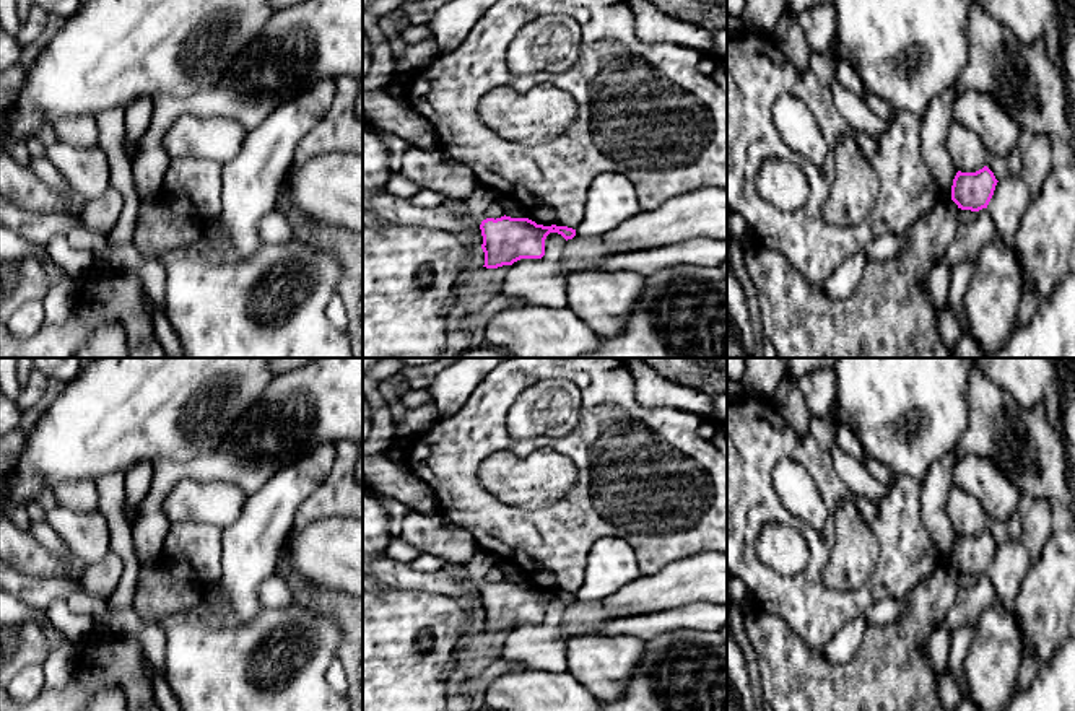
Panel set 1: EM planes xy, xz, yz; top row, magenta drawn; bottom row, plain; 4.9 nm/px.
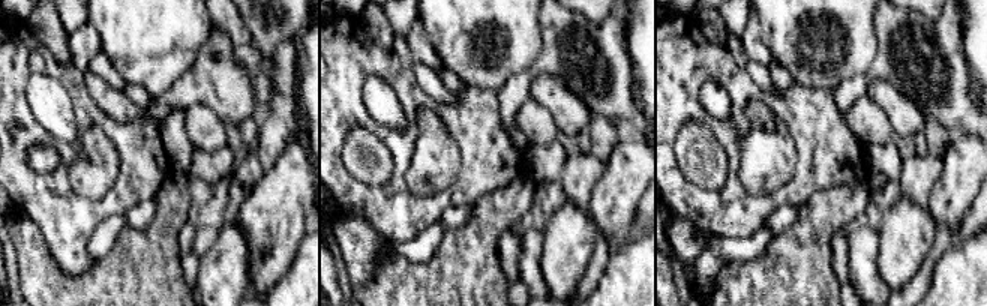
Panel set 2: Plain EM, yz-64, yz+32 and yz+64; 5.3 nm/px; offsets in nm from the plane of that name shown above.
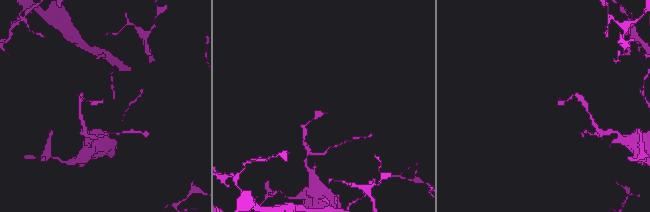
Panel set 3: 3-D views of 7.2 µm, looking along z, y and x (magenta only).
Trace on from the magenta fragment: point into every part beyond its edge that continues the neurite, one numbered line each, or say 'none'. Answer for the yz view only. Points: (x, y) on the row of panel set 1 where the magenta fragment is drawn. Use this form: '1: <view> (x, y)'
none

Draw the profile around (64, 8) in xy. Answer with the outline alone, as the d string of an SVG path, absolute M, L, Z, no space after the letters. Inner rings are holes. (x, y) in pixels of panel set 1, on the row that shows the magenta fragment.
M34 0L34 3L47 15L67 20L78 10L81 0Z

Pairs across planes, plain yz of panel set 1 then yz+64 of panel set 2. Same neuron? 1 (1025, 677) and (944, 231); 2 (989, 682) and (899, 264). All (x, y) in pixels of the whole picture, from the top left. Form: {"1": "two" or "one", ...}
{"1": "one", "2": "one"}

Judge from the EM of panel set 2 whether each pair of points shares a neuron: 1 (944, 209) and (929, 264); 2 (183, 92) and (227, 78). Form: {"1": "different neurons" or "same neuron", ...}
{"1": "different neurons", "2": "same neuron"}

